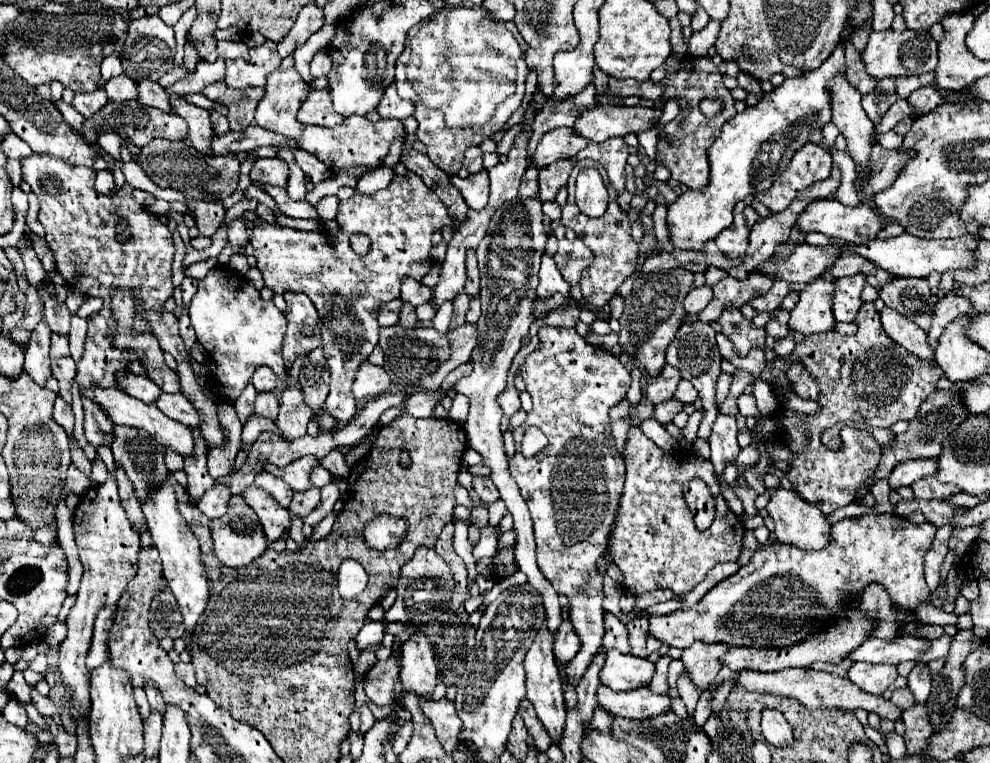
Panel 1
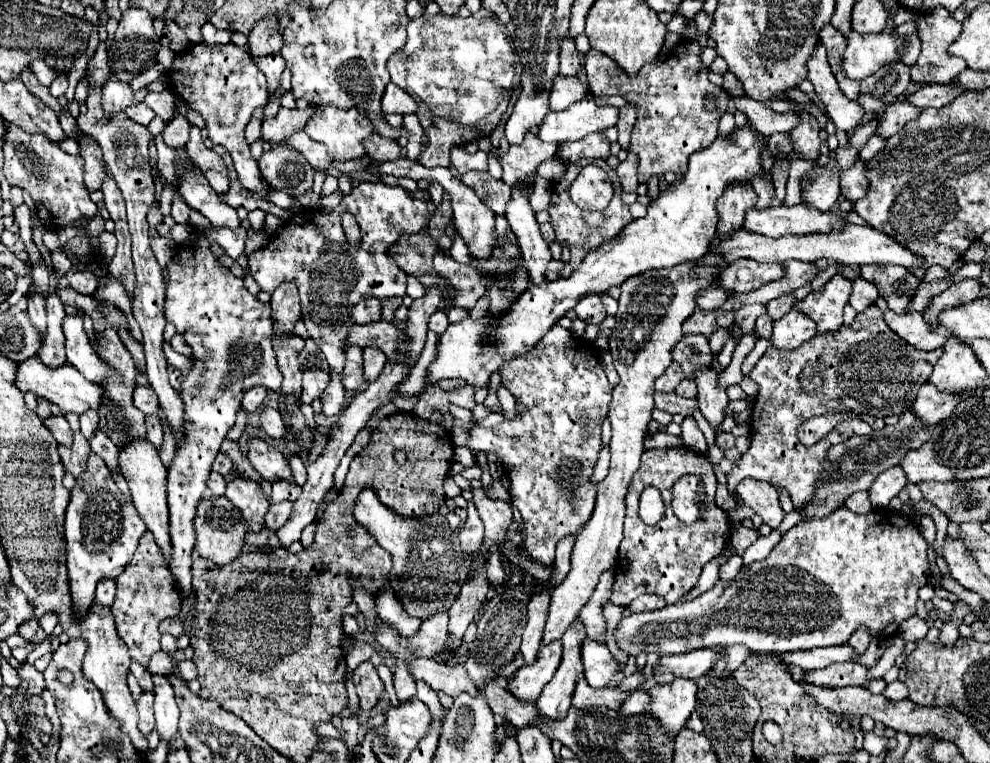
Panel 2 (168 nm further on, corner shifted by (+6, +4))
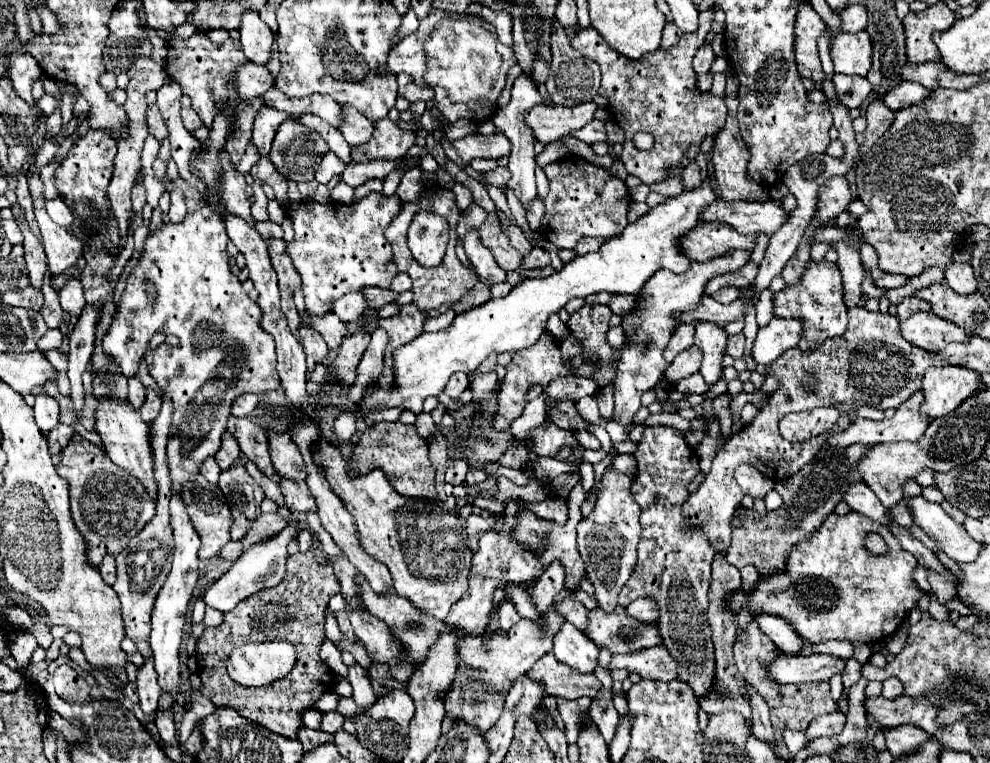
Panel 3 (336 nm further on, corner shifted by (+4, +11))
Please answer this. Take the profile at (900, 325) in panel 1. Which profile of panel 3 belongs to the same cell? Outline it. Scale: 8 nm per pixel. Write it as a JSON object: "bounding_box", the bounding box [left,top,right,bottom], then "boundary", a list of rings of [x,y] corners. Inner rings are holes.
{"bounding_box":[900,312,970,352],"boundary":[[[920,312],[910,316],[900,324],[900,330],[910,344],[928,352],[940,352],[950,342],[970,340],[970,336],[962,328],[934,316],[932,312]]]}

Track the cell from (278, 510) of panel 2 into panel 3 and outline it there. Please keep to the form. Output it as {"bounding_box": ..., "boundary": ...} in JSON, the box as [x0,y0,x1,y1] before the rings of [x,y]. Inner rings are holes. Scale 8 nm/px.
{"bounding_box":[242,514,286,550],"boundary":[[[260,514],[252,528],[246,532],[246,536],[242,538],[242,550],[248,550],[250,546],[254,544],[260,544],[260,542],[266,542],[274,536],[278,536],[284,528],[286,528],[286,520],[280,516],[280,514]]]}

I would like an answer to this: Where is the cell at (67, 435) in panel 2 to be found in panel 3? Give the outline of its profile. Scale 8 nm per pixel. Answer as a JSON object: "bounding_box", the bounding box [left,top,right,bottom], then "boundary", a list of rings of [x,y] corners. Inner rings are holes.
{"bounding_box":[34,394,60,430],"boundary":[[[38,394],[36,396],[36,404],[34,404],[34,418],[40,430],[52,430],[60,420],[60,406],[54,398],[46,396],[46,394]]]}

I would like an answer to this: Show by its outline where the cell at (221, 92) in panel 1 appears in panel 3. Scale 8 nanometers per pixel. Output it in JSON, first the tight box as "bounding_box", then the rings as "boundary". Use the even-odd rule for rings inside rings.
{"bounding_box":[166,34,246,126],"boundary":[[[192,34],[190,38],[170,38],[168,40],[168,58],[166,58],[166,72],[172,80],[182,86],[182,92],[192,98],[192,108],[202,118],[204,126],[208,126],[214,118],[214,102],[232,102],[234,88],[230,86],[228,78],[234,74],[238,64],[246,64],[246,56],[238,40],[228,38],[224,44],[214,44],[206,34]]]}

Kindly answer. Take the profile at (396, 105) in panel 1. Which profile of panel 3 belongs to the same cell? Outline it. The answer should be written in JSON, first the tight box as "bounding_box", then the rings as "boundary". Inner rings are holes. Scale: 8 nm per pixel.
{"bounding_box":[396,72,434,102],"boundary":[[[400,72],[396,78],[398,78],[398,94],[404,96],[406,100],[410,100],[410,102],[416,102],[416,100],[428,102],[428,100],[434,98],[434,90],[428,88],[428,86],[418,84],[412,76]]]}

